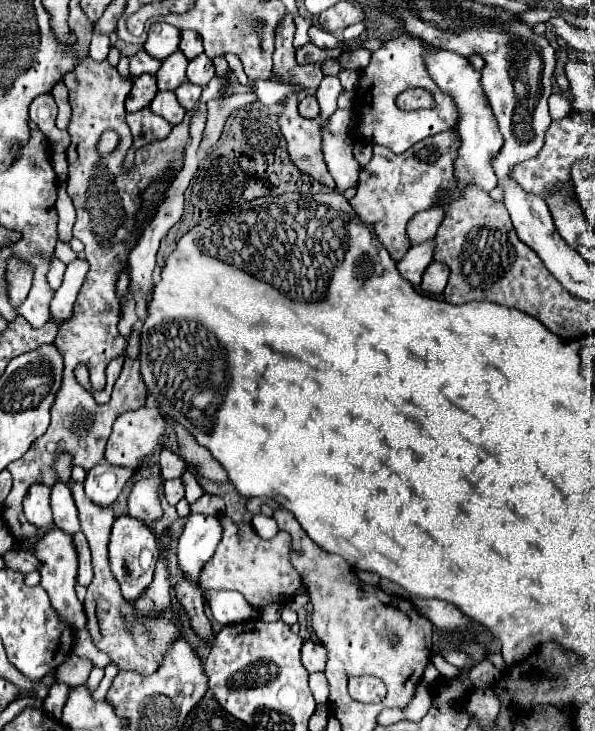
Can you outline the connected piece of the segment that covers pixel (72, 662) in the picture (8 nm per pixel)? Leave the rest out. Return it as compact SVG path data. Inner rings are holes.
M68 653L68 659L54 671L54 683L84 683L92 671L94 663L76 653Z

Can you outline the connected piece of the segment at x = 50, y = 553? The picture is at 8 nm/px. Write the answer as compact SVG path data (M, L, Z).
M56 527L46 531L44 535L40 535L38 543L34 545L34 555L40 559L40 575L42 575L42 587L46 589L52 607L56 609L56 613L60 615L60 619L64 619L66 623L70 623L76 631L82 631L86 627L86 615L84 615L84 605L78 601L74 585L76 585L76 573L78 573L78 555L76 549L72 545L72 535L58 531Z

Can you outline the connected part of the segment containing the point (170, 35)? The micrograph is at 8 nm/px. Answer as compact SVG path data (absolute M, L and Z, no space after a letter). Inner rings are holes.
M154 23L144 43L144 51L154 59L162 61L174 51L178 51L178 43L180 43L180 31L176 31L176 27L168 23Z

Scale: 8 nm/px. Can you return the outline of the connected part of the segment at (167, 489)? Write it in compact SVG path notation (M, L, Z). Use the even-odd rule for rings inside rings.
M182 479L166 481L166 483L164 483L164 495L166 495L166 501L168 501L170 505L176 505L176 503L184 497L184 485L182 485Z

